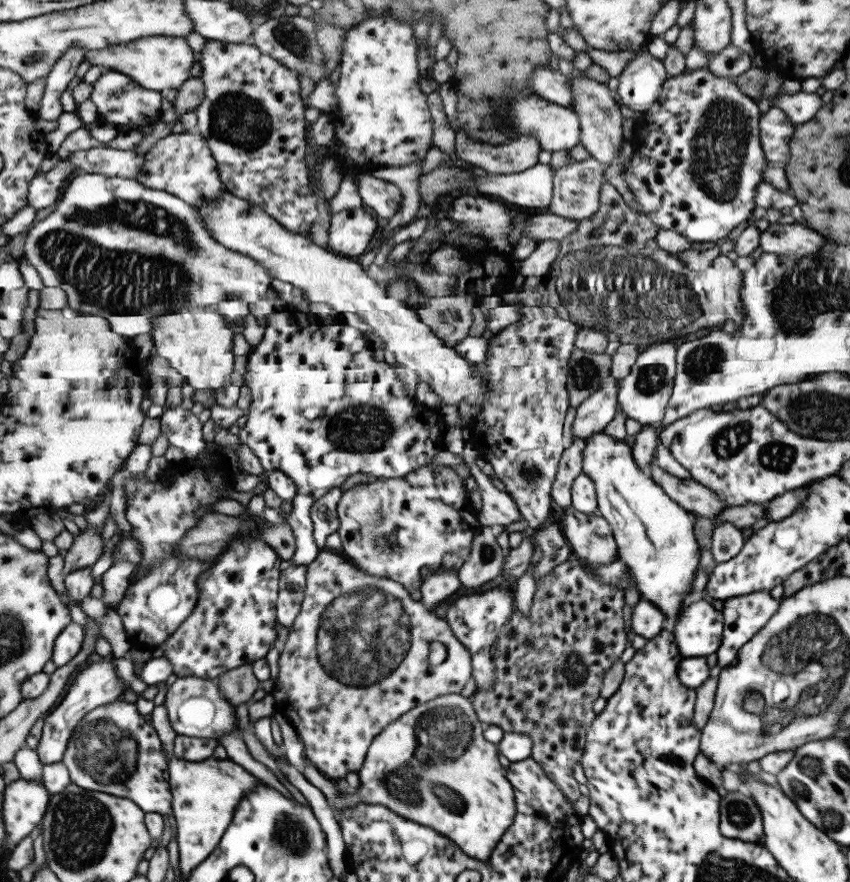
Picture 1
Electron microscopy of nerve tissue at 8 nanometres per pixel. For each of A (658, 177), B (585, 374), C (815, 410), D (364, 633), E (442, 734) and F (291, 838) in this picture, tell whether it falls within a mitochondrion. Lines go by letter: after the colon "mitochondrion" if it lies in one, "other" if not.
A: other
B: mitochondrion
C: mitochondrion
D: mitochondrion
E: mitochondrion
F: mitochondrion

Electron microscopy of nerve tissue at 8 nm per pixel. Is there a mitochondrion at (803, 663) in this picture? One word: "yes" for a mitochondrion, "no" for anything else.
yes

